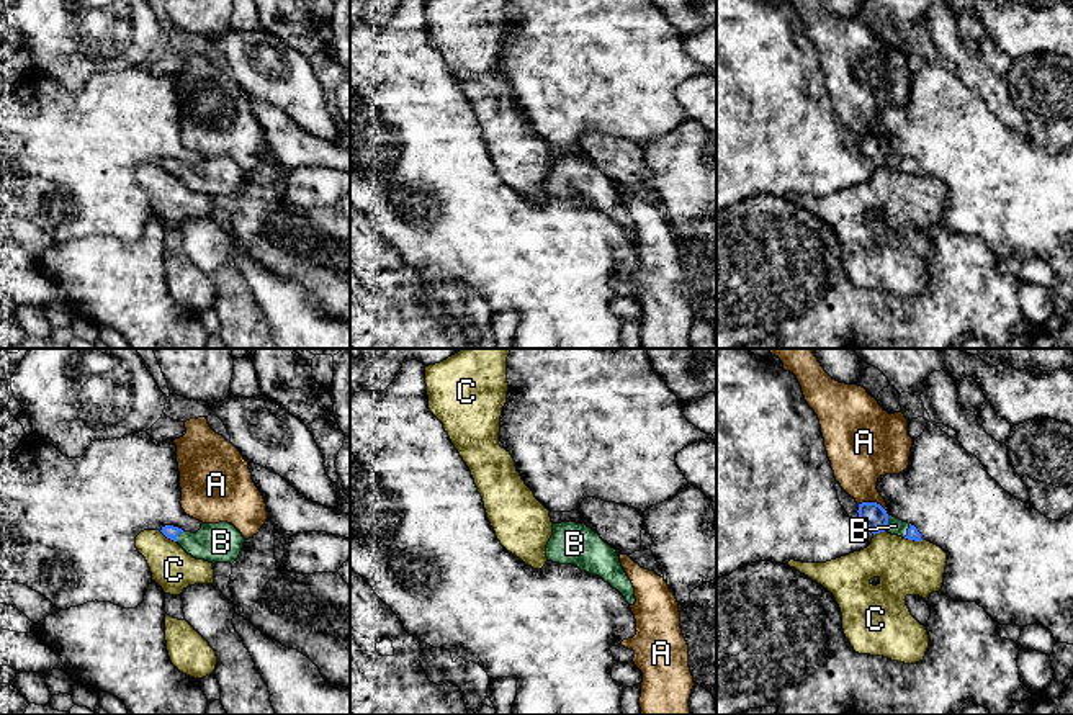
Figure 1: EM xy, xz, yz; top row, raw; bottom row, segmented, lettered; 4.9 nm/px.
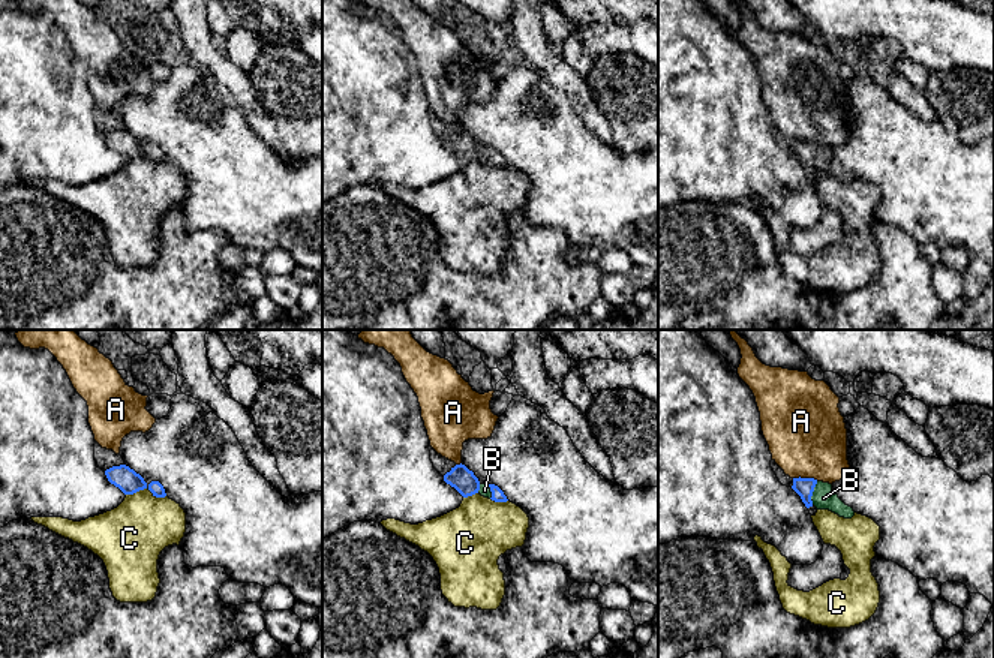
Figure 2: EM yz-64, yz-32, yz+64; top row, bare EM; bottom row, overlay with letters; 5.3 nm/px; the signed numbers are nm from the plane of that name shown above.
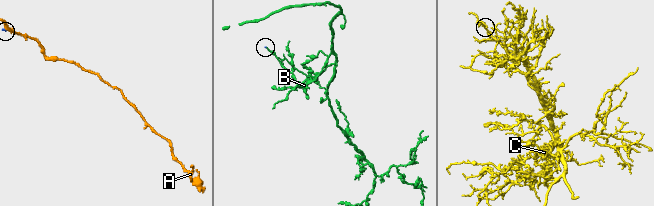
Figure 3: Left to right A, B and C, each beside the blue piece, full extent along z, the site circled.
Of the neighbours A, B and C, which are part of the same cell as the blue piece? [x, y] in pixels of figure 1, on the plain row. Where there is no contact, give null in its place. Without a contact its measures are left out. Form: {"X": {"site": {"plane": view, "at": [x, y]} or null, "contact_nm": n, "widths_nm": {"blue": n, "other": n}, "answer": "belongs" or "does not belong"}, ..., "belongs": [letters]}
{"A": {"site": {"plane": "yz", "at": [872, 136]}, "contact_nm": 130, "widths_nm": {"blue": 130, "other": 300}, "answer": "does not belong"}, "B": {"site": {"plane": "yz", "at": [887, 156]}, "contact_nm": 70, "widths_nm": {"blue": 130, "other": 80}, "answer": "belongs"}, "C": {"site": {"plane": "yz", "at": [913, 172]}, "contact_nm": 90, "widths_nm": {"blue": 60, "other": 280}, "answer": "does not belong"}, "belongs": ["B"]}

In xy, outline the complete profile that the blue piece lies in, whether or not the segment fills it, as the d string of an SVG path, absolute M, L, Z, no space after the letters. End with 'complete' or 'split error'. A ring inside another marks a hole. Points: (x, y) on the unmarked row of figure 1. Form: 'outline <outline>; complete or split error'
outline M227 155L201 157L196 167L173 159L160 164L167 172L177 175L188 188L209 196L234 196L245 177L242 167Z; split error

